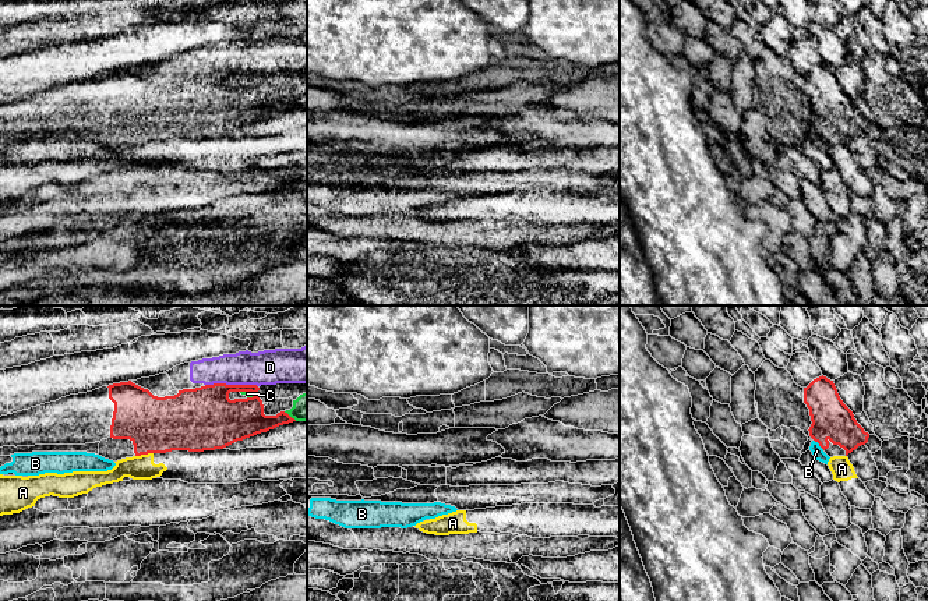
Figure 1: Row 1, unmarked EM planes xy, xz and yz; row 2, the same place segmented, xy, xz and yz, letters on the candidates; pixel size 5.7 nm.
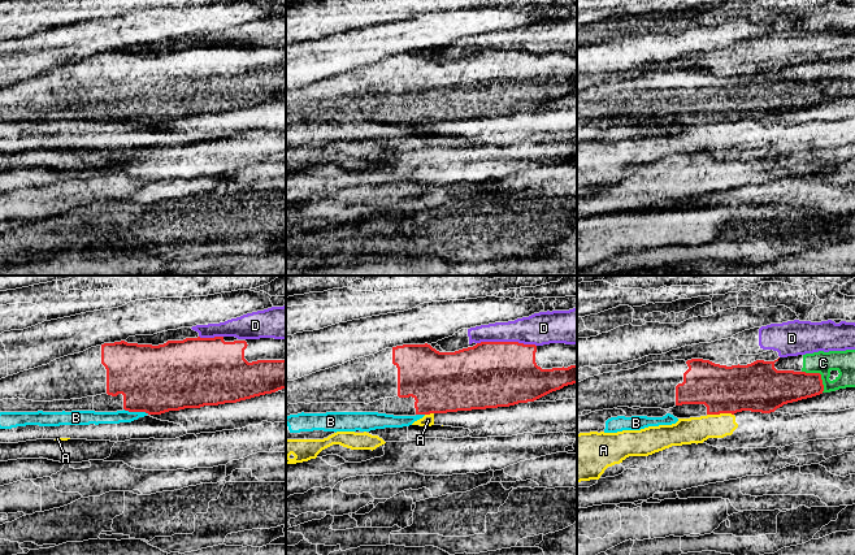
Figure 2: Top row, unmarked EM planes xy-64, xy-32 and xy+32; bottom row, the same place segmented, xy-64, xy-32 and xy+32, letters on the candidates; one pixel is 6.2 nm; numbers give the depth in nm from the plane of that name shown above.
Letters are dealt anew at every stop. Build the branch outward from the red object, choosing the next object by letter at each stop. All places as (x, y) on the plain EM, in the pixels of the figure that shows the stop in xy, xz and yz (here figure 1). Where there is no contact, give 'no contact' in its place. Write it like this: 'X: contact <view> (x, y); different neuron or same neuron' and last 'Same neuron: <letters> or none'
A: contact xy (144, 141); different neuron
B: contact yz (819, 133); different neuron
C: contact xy (249, 78); different neuron
D: contact xy (232, 73); different neuron
Same neuron: none

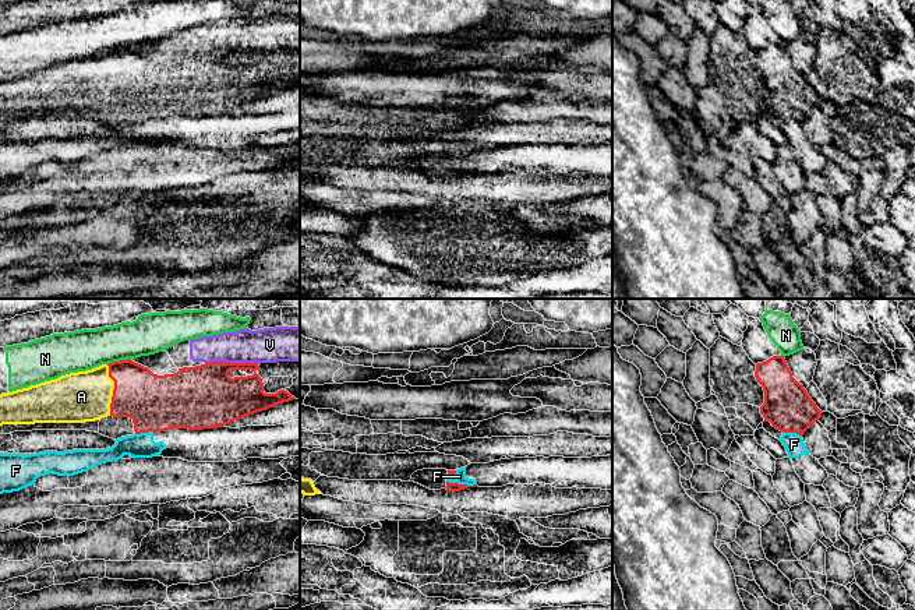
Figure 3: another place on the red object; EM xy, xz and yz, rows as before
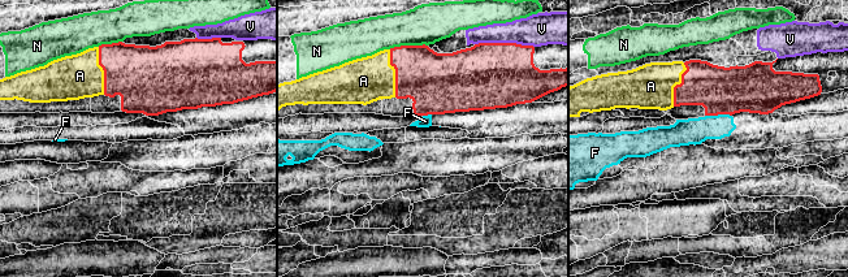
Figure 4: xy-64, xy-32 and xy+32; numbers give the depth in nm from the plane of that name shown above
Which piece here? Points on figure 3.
A: contact xy (113, 77); same neuron
F: contact xz (462, 172); different neuron
N: contact xy (120, 48); different neuron
V: contact xy (232, 50); different neuron
Same neuron: A

